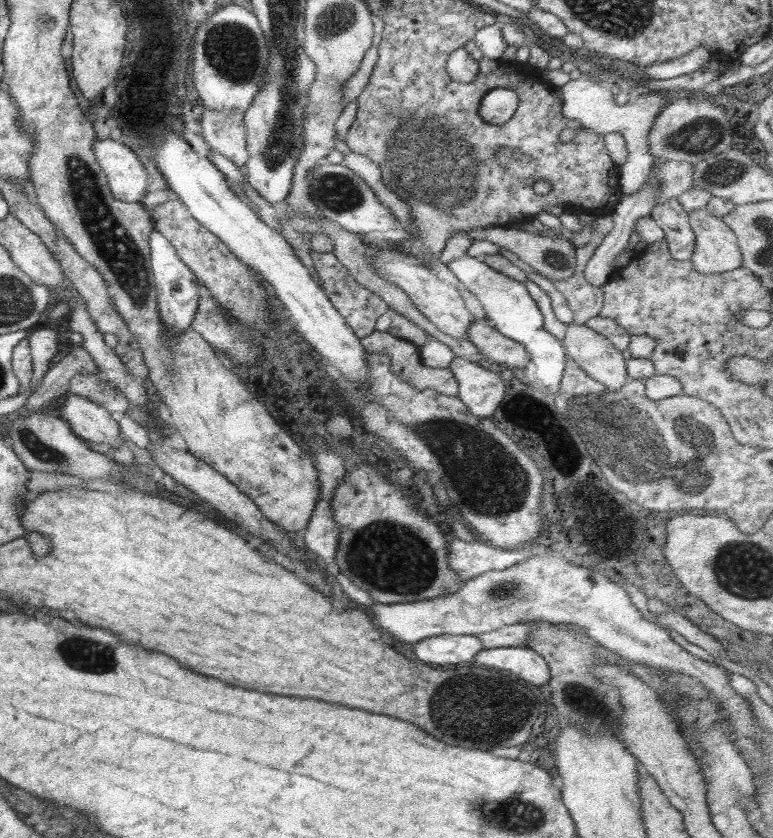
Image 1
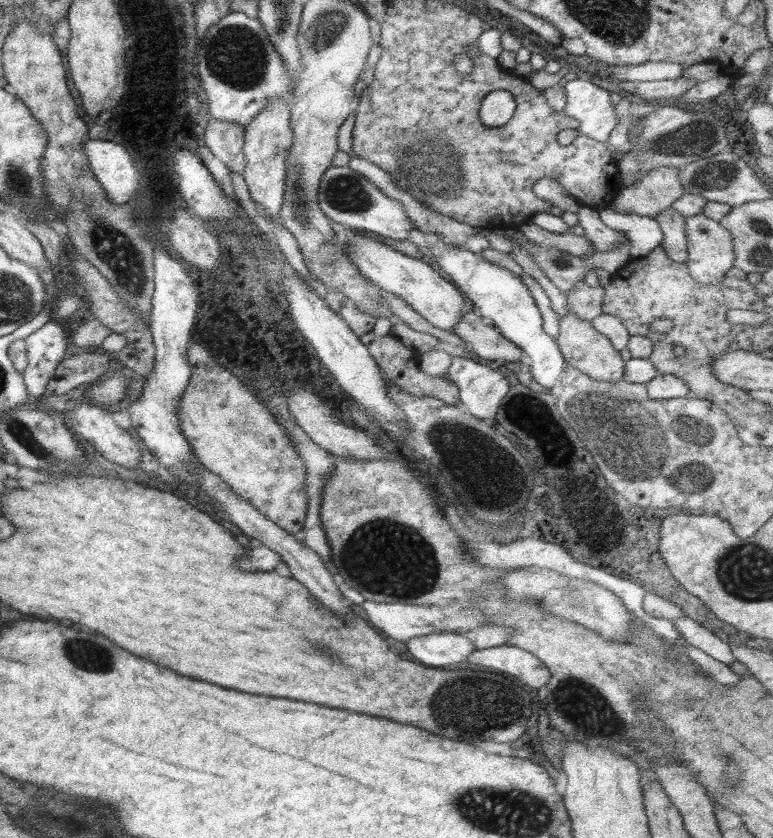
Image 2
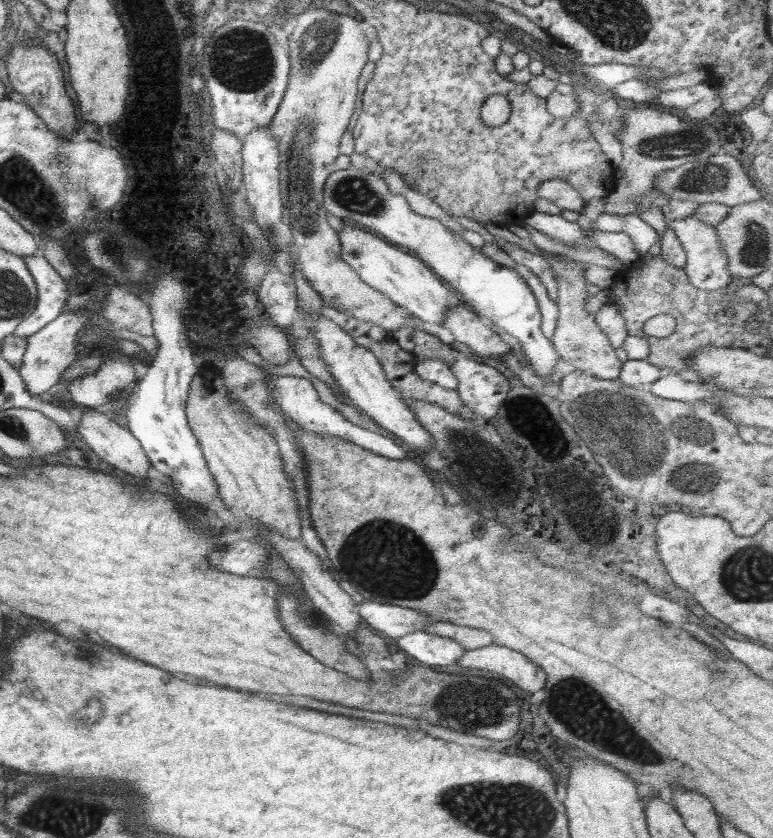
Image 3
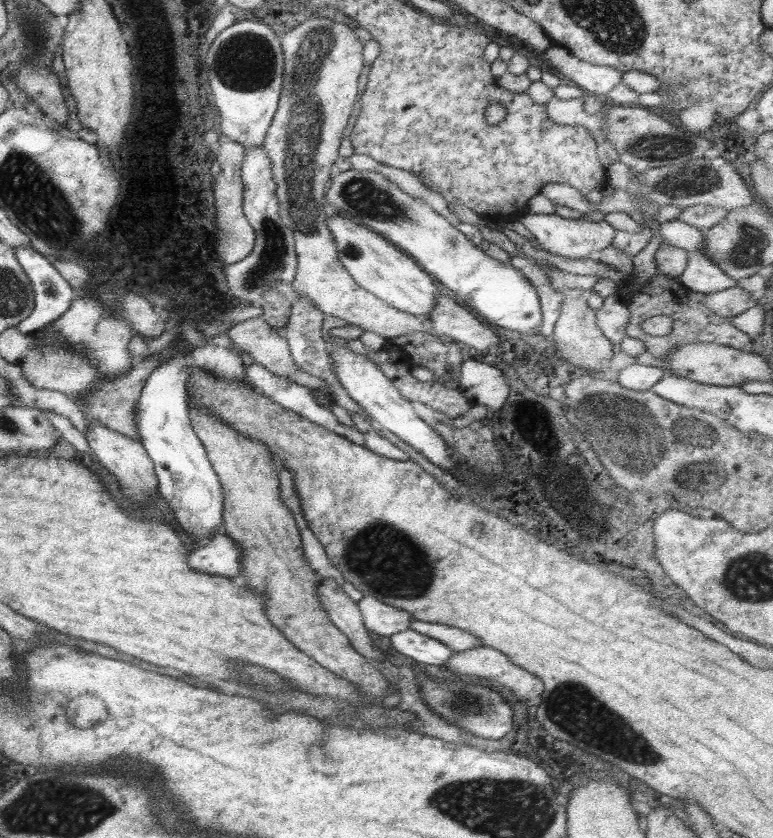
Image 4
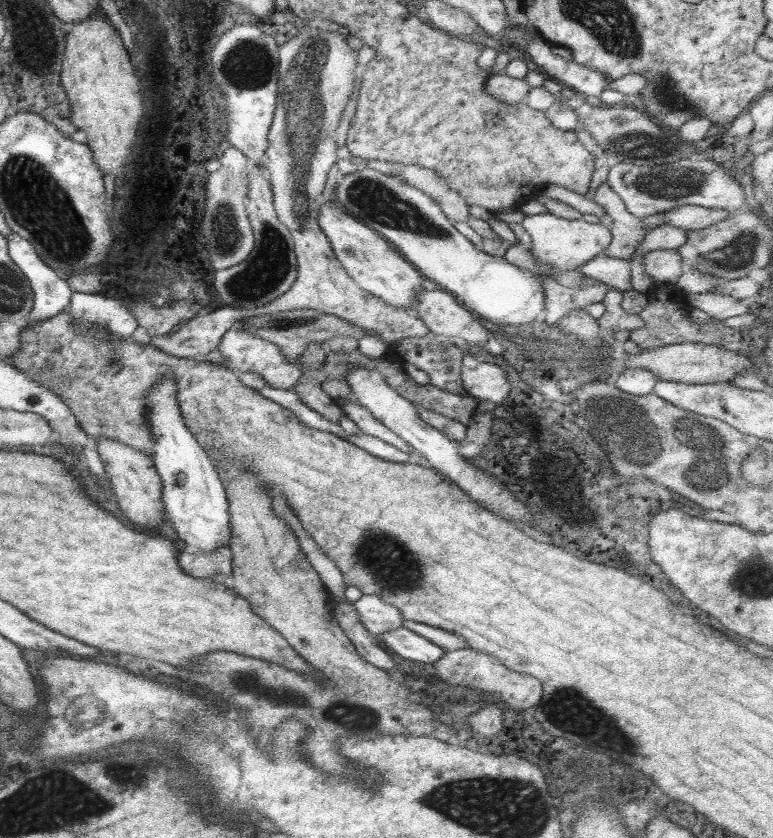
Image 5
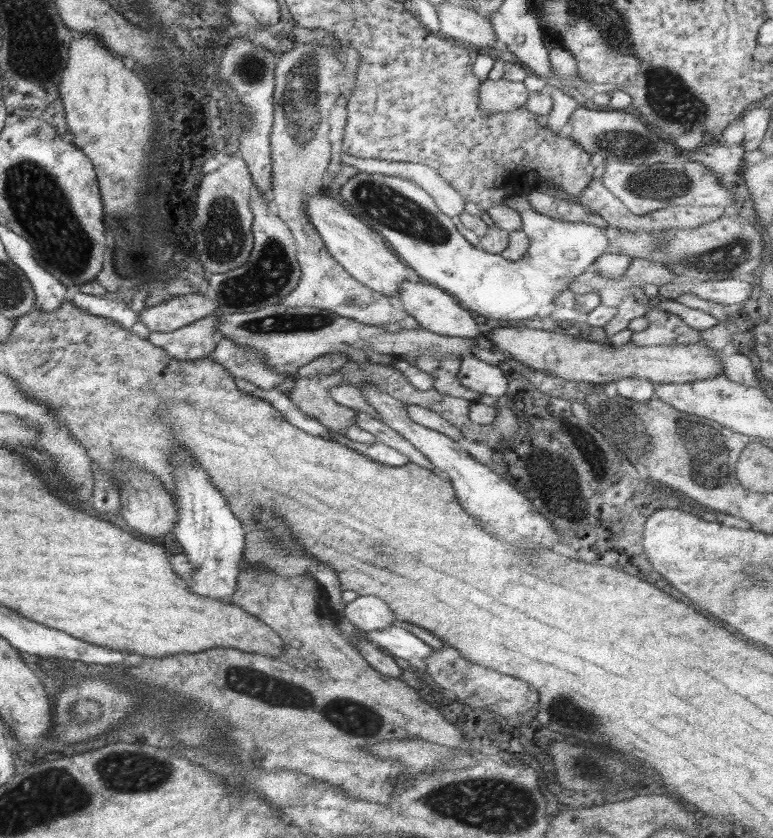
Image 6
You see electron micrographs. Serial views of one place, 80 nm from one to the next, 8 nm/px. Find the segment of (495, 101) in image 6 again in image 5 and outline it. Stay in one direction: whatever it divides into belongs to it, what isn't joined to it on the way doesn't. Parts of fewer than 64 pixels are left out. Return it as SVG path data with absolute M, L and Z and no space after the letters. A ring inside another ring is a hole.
M499 72L488 78L485 87L488 95L512 106L523 102L523 98L528 94L529 90L530 85L525 80L516 79Z

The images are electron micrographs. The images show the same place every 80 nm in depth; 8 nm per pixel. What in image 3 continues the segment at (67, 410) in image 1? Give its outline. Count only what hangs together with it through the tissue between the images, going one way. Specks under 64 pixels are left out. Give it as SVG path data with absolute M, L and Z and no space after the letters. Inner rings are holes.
M84 408L82 414L81 420L77 422L77 431L82 440L94 451L93 454L98 460L103 460L106 464L134 478L152 476L151 462L141 447L140 441L126 427L120 426L116 420L93 409Z

